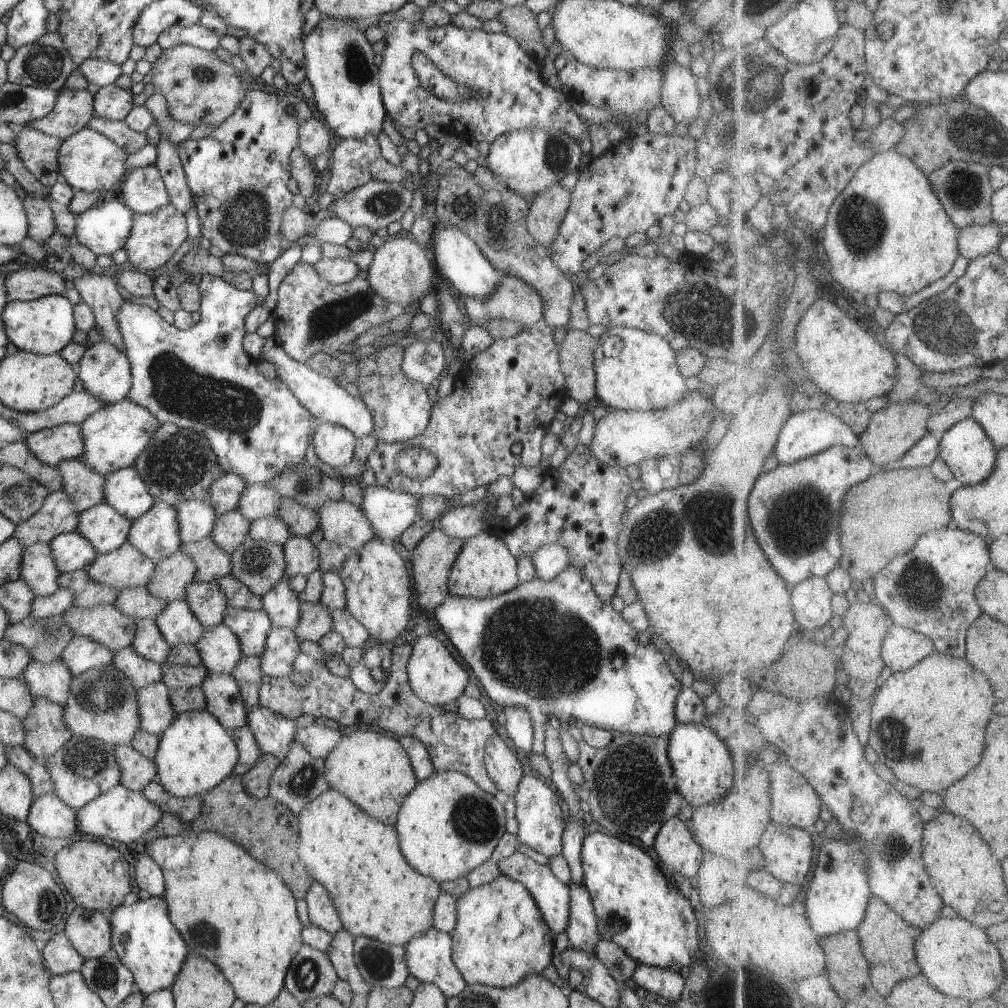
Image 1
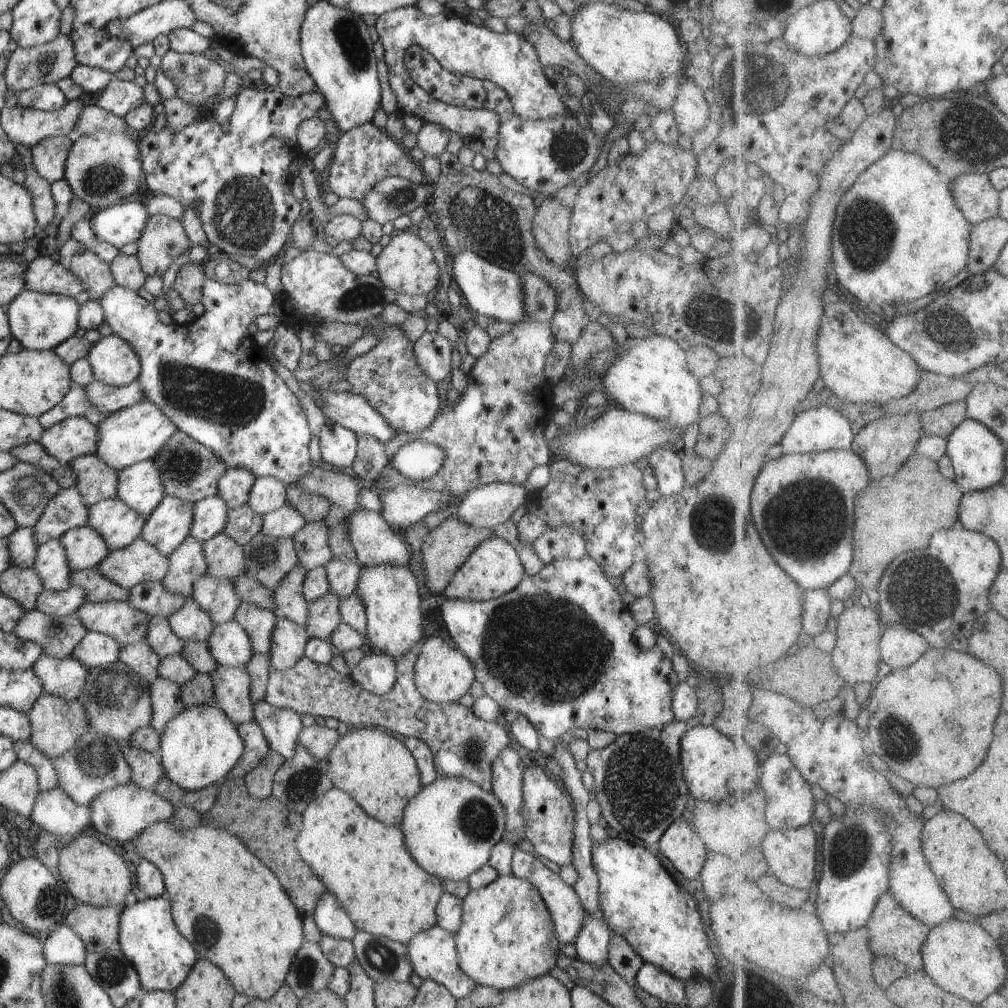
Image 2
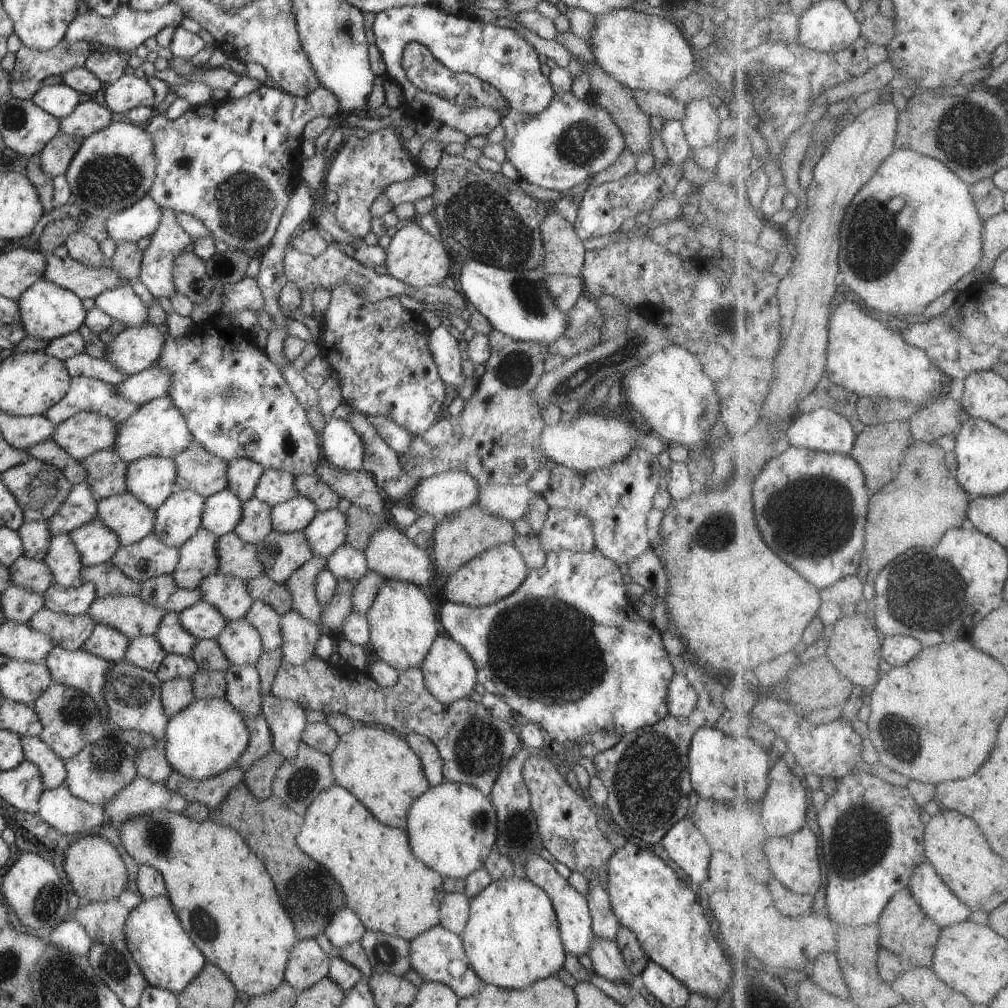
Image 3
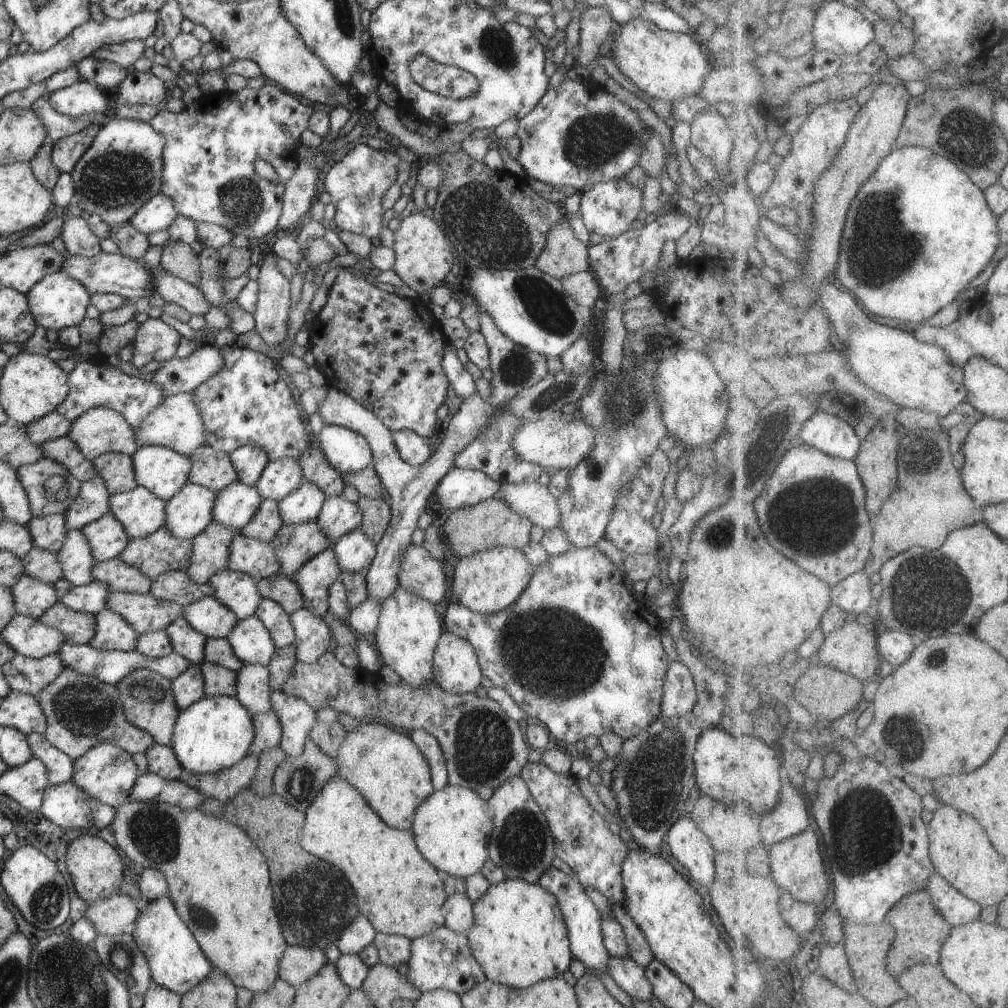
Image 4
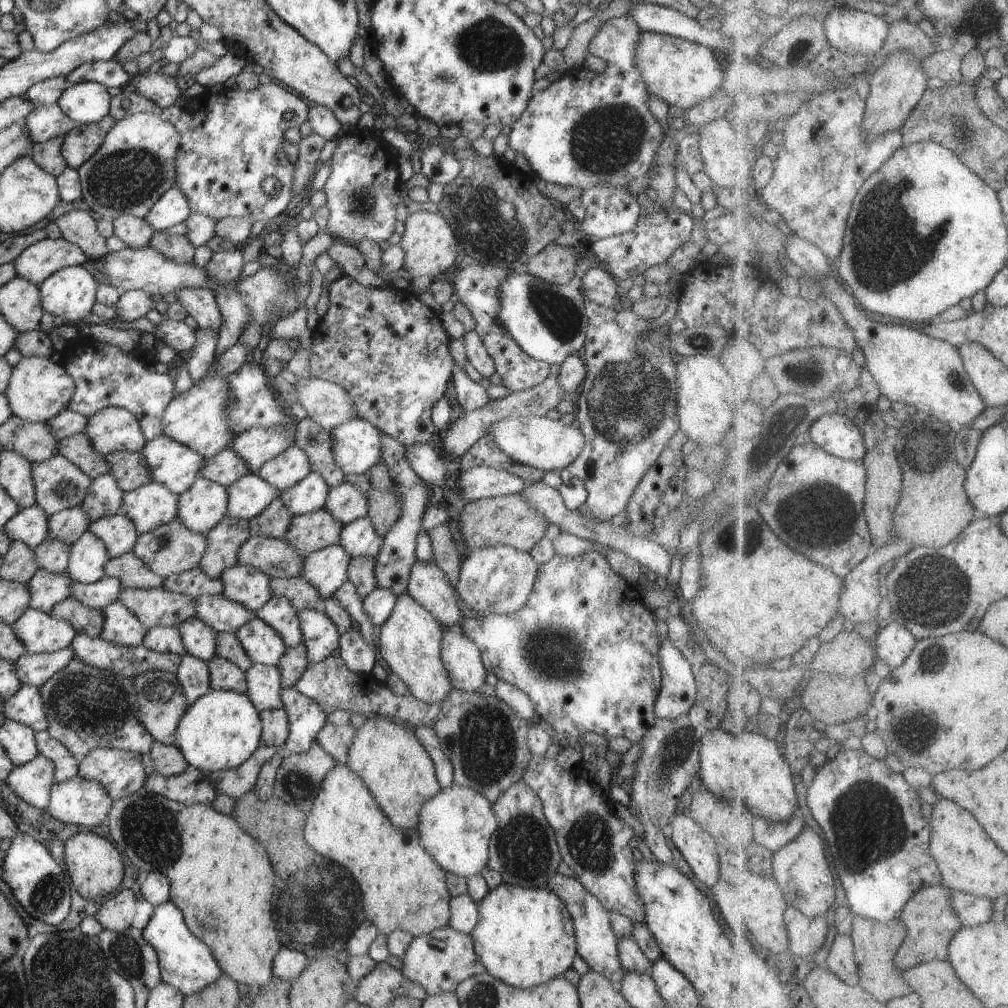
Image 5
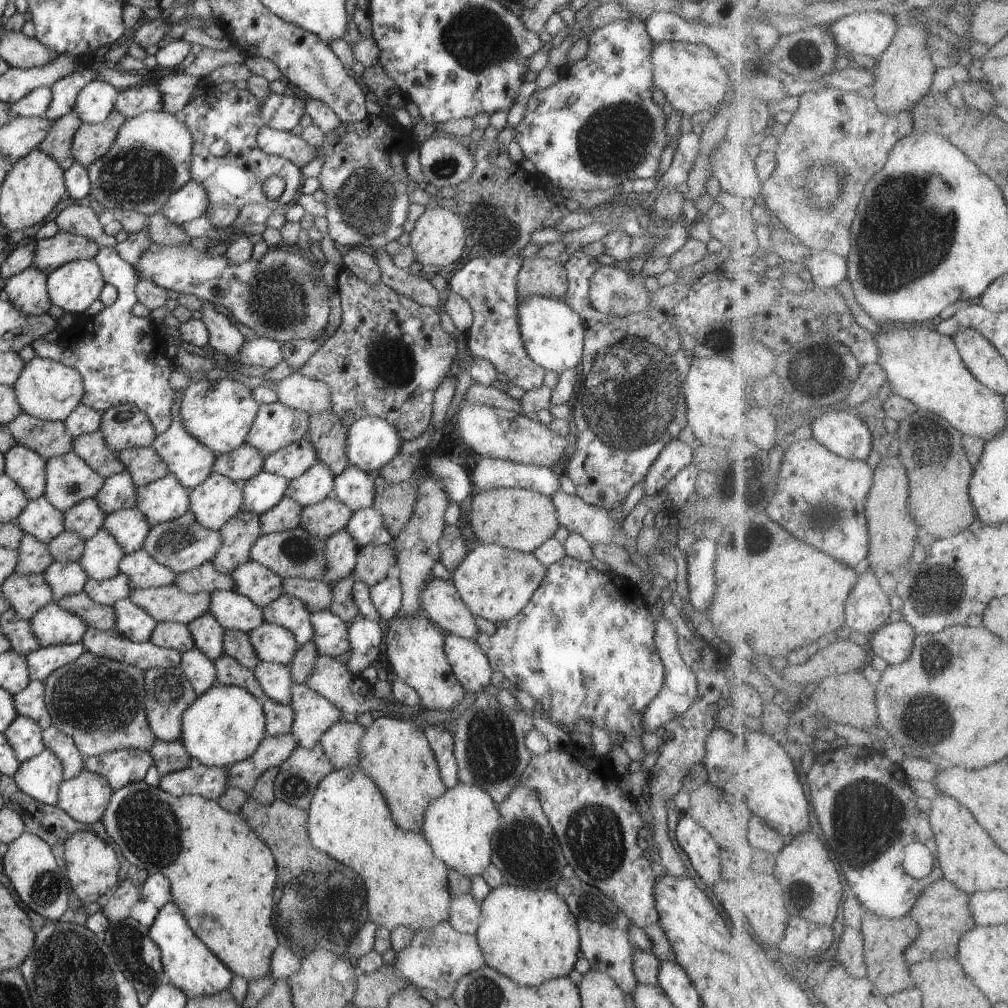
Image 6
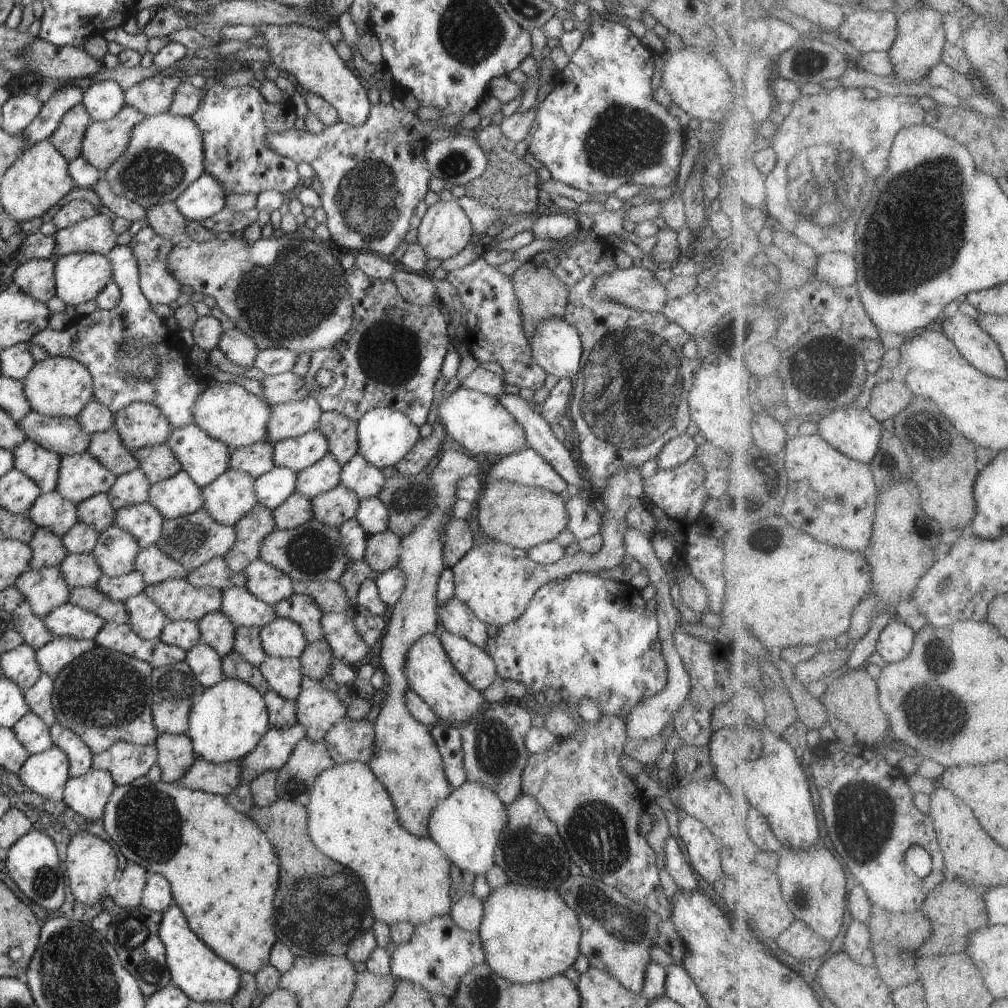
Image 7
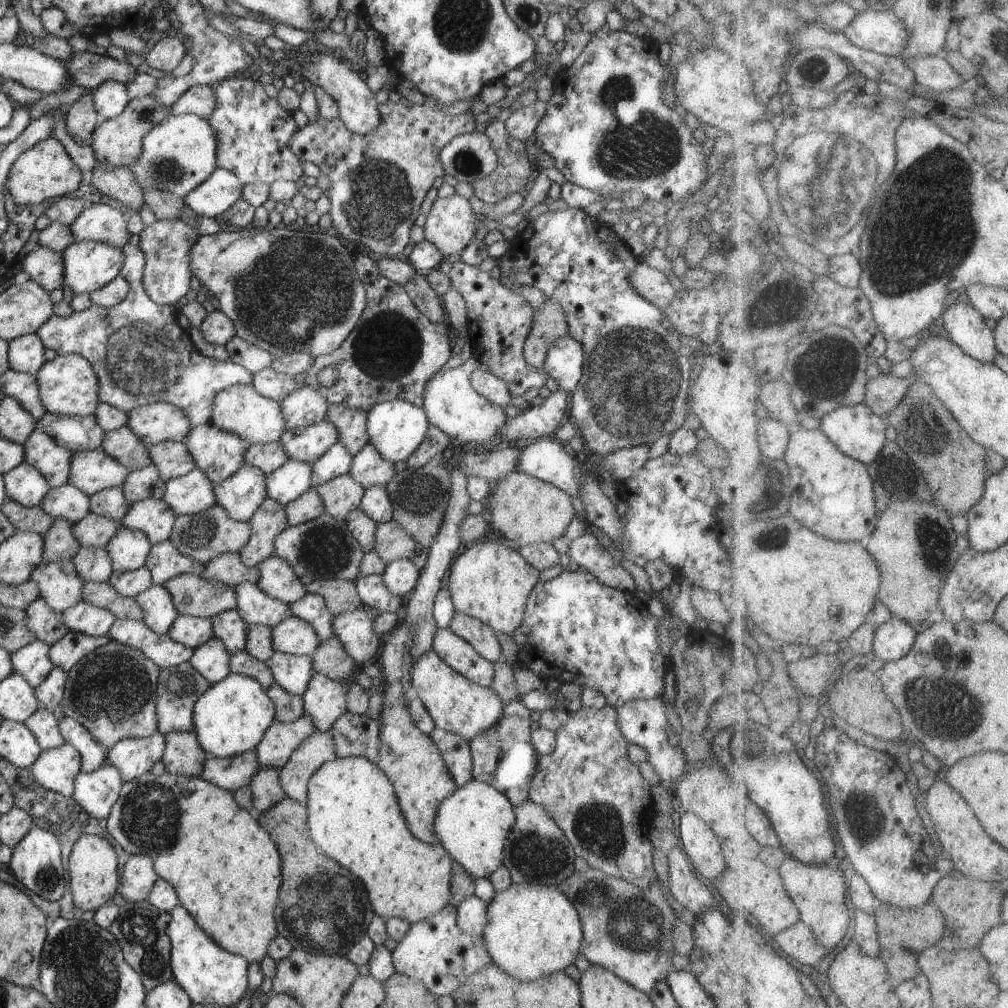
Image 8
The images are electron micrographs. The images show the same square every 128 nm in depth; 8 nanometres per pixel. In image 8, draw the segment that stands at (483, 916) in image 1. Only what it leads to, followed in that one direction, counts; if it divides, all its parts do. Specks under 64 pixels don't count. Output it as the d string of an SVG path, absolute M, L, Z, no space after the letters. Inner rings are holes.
M513 883L508 890L496 892L492 902L487 904L487 924L482 938L498 968L517 980L531 982L544 975L564 972L574 964L580 952L584 930L574 904L556 887Z

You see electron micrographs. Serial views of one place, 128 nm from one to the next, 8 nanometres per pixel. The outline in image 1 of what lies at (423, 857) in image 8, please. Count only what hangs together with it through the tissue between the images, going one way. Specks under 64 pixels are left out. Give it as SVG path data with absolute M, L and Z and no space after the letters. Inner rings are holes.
M332 789L311 800L296 817L299 837L296 854L313 880L322 884L332 897L345 931L355 937L368 937L404 947L433 926L433 908L435 900L442 894L441 884L420 874L406 862L394 826L373 819L346 796Z

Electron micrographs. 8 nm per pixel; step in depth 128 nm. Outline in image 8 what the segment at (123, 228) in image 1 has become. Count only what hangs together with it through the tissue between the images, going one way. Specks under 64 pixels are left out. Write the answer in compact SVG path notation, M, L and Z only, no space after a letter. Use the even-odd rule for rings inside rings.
M217 168L183 202L198 216L216 218L238 202L242 196L242 188L242 180L238 180L232 170Z

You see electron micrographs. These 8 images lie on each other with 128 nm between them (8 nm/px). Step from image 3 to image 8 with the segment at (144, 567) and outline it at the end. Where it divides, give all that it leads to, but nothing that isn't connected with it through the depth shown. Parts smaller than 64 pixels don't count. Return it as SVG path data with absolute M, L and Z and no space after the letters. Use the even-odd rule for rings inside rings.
M216 503L211 508L208 508L208 510L204 510L204 512L200 512L199 514L177 516L176 522L174 522L174 528L172 528L172 534L170 534L168 540L182 554L186 554L188 558L192 558L192 560L206 565L222 554L242 550L248 544L250 534L252 534L252 528L250 528L248 521L241 522L232 520L228 516L228 512Z

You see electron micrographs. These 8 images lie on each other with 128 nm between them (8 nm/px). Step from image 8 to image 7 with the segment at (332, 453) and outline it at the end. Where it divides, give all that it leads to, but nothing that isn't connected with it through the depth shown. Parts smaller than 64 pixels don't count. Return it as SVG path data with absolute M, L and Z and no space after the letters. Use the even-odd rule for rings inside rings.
M328 452L319 462L298 473L296 492L314 499L339 486L342 464Z

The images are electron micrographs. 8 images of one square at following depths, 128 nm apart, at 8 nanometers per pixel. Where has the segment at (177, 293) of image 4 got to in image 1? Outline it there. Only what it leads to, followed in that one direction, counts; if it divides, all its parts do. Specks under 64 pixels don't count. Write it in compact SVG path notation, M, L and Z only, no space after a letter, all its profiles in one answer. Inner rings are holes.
M171 202L153 213L134 213L132 230L123 246L128 256L127 264L141 273L155 275L165 268L166 262L186 239L188 231L185 214Z

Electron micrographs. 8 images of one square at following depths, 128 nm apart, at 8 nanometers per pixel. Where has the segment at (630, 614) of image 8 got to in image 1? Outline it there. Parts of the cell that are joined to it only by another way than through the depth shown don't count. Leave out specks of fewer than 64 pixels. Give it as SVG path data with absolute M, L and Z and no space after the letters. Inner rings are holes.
M568 566L559 572L551 581L532 579L530 582L518 584L510 592L490 597L487 599L475 599L471 597L459 597L449 594L442 604L434 610L434 618L440 624L448 640L456 647L462 655L462 660L466 666L472 670L476 680L480 682L487 700L489 700L498 710L503 707L518 705L524 707L532 717L533 722L533 745L532 751L539 755L545 754L545 730L544 725L549 716L555 716L561 725L578 724L596 725L598 728L608 729L617 733L628 733L631 735L660 736L669 735L677 725L675 717L675 700L683 685L678 681L668 663L667 652L656 641L648 644L640 644L637 639L637 630L633 629L623 618L621 613L612 608L610 603L602 602L594 592L591 581L589 581L580 571Z

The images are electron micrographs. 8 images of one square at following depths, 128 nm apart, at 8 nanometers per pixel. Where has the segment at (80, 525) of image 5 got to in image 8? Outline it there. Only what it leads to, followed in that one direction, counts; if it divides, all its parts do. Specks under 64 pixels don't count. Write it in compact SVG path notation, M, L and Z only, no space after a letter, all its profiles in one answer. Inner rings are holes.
M118 487L105 490L90 496L90 511L98 516L106 516L110 520L122 520L130 510L130 502L126 500L125 492Z

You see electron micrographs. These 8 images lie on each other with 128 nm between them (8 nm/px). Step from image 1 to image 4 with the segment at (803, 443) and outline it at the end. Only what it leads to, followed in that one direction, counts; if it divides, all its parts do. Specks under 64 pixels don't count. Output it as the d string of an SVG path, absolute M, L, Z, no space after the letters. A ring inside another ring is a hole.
M827 411L814 414L804 424L801 438L831 456L852 460L858 459L864 442L848 420Z

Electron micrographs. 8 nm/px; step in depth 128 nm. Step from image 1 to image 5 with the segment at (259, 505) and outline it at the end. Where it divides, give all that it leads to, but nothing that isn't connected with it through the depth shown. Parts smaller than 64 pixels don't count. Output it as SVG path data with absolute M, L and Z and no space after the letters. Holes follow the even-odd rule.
M292 445L266 464L262 464L257 474L282 492L303 480L310 472L310 460L304 448Z

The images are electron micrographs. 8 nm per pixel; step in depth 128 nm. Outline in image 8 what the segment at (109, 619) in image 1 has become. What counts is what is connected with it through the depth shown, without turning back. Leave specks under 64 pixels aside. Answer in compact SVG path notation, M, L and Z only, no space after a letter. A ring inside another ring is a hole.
M184 574L168 580L162 586L166 586L166 590L170 592L170 596L174 600L174 606L176 606L176 610L180 615L212 618L224 611L236 609L236 592L234 592L234 588L230 586L223 587L220 582L208 582L200 576Z

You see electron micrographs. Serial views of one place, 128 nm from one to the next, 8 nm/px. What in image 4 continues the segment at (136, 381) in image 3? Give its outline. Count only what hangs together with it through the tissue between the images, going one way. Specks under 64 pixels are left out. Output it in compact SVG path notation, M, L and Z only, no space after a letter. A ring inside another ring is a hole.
M212 345L200 346L188 358L174 357L160 366L150 382L164 388L168 395L190 393L208 378L224 368L224 356L220 348Z

